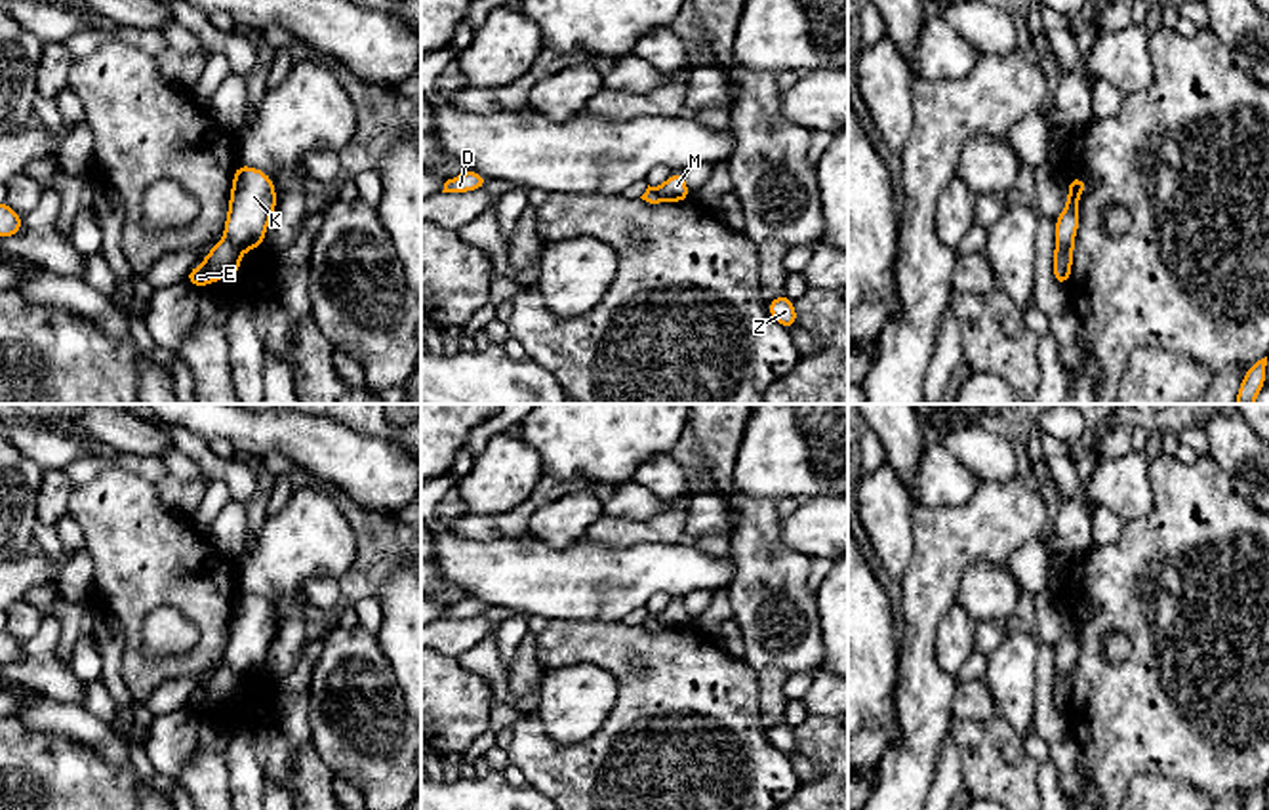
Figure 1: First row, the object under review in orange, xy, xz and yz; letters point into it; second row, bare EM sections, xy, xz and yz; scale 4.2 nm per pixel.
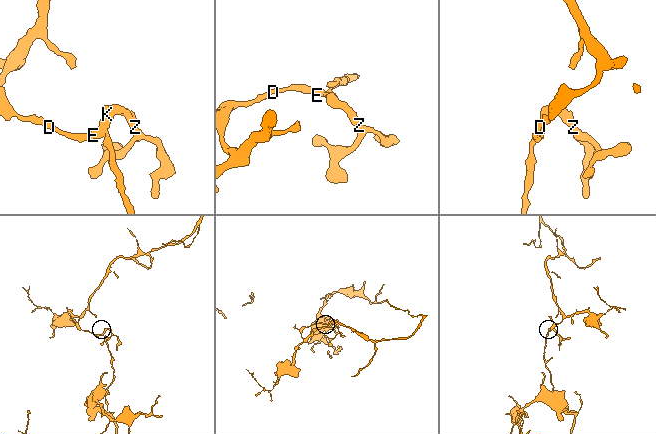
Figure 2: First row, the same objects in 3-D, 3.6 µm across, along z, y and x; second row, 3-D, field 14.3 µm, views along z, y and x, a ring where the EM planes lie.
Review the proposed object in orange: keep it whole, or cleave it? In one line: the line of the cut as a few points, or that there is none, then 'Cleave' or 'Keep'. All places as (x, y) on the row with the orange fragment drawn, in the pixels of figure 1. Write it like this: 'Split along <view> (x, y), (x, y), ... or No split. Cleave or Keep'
Split along xy (225, 239), (239, 250). Cleave

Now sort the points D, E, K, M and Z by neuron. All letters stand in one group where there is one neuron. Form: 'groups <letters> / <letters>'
groups D E / K M Z

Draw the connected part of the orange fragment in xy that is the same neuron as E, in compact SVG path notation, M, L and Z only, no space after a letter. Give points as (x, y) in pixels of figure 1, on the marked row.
M225 238L210 250L198 269L191 269L185 274L185 282L204 288L229 274L240 274L240 253L236 246Z

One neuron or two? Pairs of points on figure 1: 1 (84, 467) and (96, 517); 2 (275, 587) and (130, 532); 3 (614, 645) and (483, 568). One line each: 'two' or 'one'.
1: two
2: two
3: two

